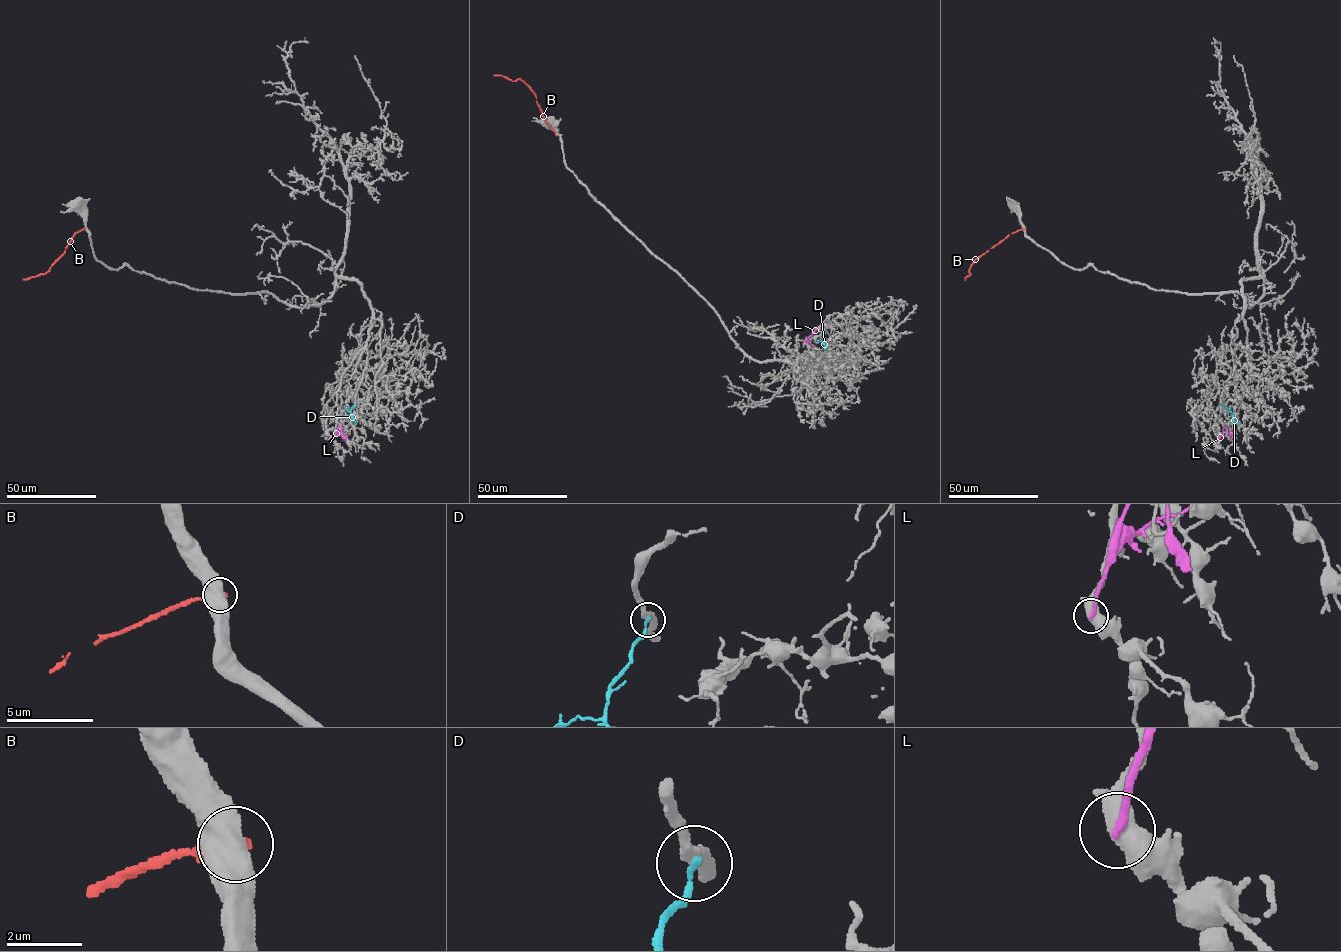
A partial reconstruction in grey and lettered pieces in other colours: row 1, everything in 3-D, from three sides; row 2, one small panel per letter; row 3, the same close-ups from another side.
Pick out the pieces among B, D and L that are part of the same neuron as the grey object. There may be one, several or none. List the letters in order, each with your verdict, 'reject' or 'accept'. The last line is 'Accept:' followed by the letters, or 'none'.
B: reject
D: accept
L: reject
Accept: D

